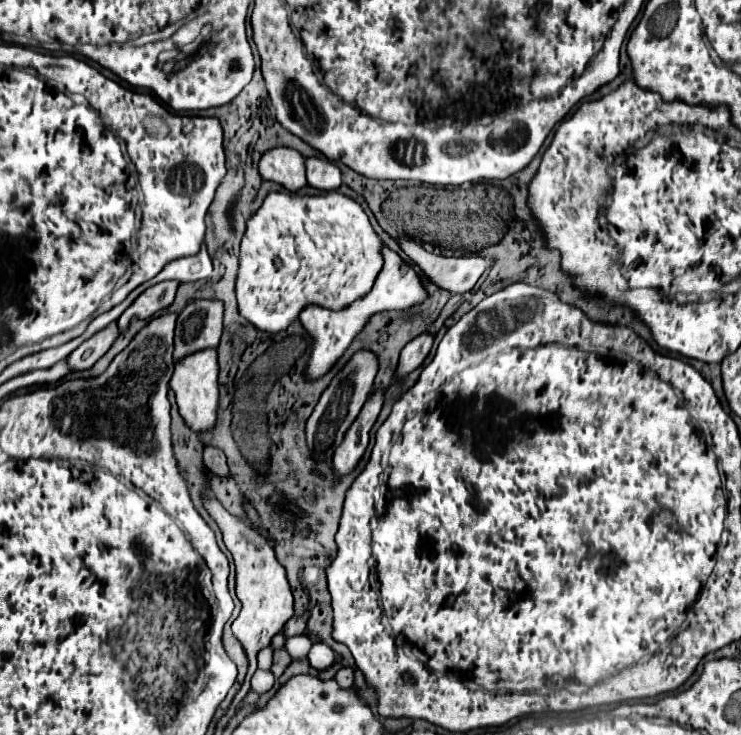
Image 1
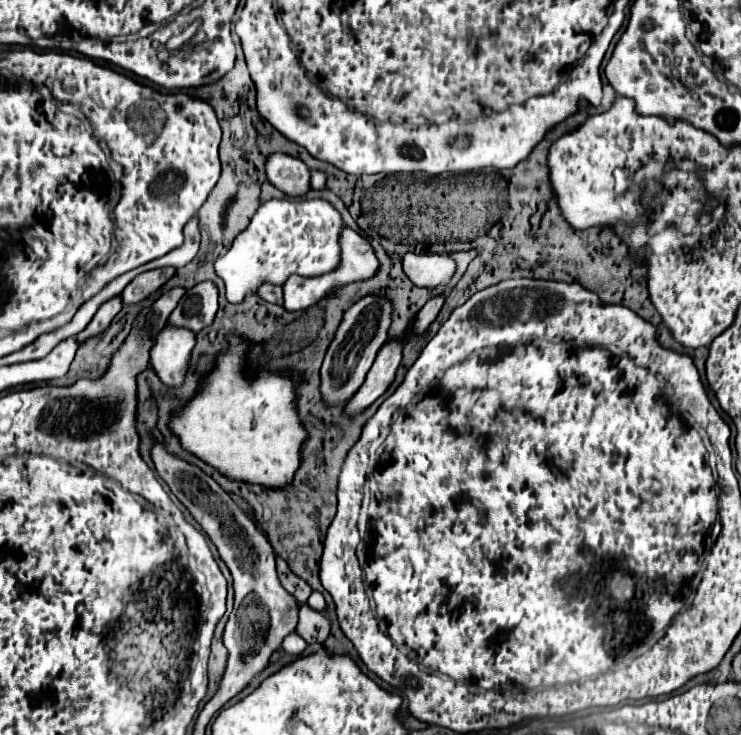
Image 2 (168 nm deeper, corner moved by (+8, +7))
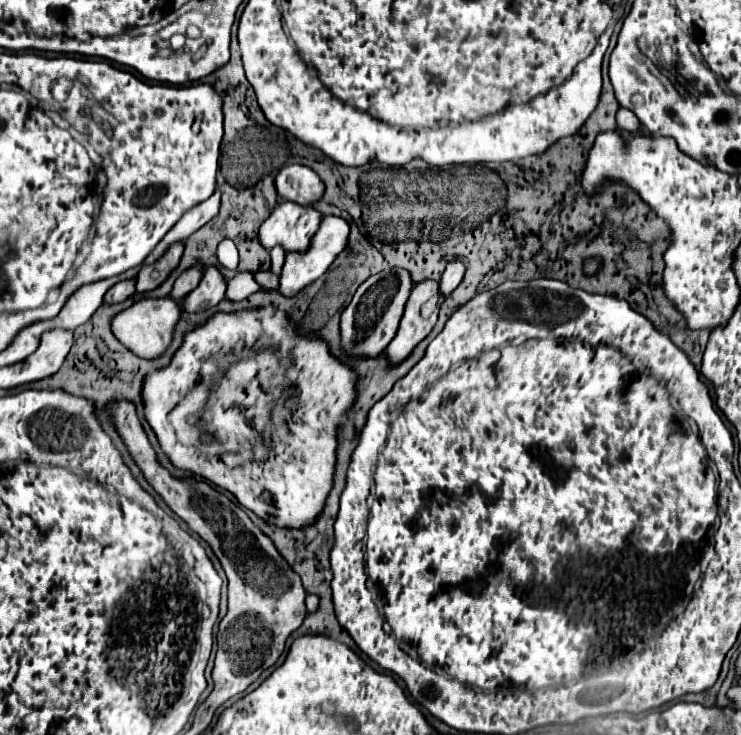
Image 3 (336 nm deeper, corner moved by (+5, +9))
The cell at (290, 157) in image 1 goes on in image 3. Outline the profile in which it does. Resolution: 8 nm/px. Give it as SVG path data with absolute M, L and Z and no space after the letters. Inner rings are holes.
M305 165L283 167L275 177L275 185L277 185L277 193L283 199L289 199L301 205L311 205L319 201L325 191L325 185L319 179L319 175Z

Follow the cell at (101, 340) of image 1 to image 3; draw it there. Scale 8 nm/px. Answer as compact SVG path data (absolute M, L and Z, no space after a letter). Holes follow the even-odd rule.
M121 281L117 285L113 285L107 293L105 293L105 305L115 305L115 303L121 303L125 299L129 299L131 295L135 293L135 281Z

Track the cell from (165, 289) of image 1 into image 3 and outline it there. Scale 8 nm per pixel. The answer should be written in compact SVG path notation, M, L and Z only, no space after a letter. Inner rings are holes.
M173 245L173 249L169 249L169 253L165 253L157 263L143 265L135 283L137 293L147 293L151 289L157 289L171 275L171 271L177 269L181 255L183 255L183 245Z

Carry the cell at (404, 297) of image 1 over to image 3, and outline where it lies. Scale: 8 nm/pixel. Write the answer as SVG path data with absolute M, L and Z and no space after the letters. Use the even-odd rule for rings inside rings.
M333 215L325 217L325 221L321 221L321 229L317 231L317 237L313 237L313 249L309 249L309 253L287 253L283 273L279 279L279 293L285 297L295 297L301 289L317 281L331 267L337 255L349 247L349 231L351 227L345 219Z

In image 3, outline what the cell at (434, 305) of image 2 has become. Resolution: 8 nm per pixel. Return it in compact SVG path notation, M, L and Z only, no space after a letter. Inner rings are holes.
M461 261L449 263L447 269L445 269L445 273L443 273L443 277L441 277L441 281L439 281L441 295L445 295L445 297L451 295L451 293L457 289L457 285L461 283L463 273L465 273L465 265L463 265Z

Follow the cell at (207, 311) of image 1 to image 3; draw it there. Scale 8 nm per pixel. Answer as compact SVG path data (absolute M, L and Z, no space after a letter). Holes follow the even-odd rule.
M207 269L199 281L199 285L181 301L183 311L187 313L199 313L209 307L215 307L221 299L225 299L227 283L223 275L215 269Z

